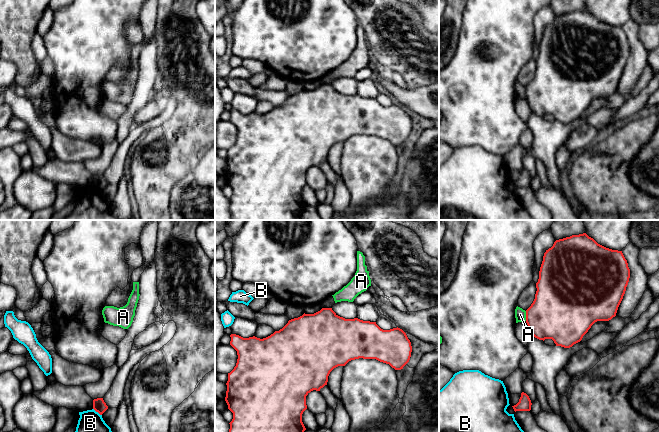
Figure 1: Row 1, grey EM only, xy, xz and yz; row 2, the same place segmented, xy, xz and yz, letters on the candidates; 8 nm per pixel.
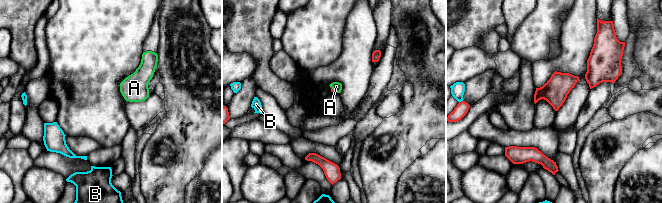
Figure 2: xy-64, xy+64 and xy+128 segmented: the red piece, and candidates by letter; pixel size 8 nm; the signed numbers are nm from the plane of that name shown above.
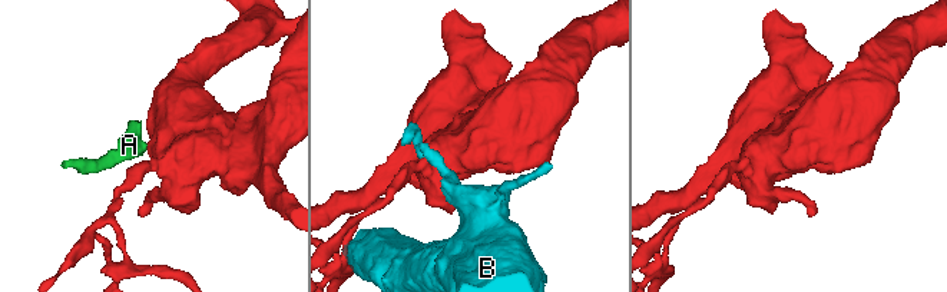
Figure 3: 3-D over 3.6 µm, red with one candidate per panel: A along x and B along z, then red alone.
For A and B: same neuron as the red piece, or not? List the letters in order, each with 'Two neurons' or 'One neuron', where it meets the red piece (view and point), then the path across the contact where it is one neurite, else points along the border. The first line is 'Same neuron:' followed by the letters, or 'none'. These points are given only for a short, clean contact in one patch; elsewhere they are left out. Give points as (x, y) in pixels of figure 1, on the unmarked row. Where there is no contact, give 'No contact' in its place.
Same neuron: none
A: Two neurons. Touches red at yz (526, 92). Boundary: yz (525, 87), (526, 96)
B: Two neurons. Touches red at xy (97, 187)

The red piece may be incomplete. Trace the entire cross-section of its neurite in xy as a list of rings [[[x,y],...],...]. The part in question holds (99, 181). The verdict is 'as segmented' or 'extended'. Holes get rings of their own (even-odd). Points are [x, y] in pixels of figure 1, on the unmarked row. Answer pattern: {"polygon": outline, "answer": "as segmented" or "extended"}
{"polygon": [[[97,174],[93,176],[93,185],[102,191],[108,185],[108,182],[104,178],[103,174]]], "answer": "as segmented"}

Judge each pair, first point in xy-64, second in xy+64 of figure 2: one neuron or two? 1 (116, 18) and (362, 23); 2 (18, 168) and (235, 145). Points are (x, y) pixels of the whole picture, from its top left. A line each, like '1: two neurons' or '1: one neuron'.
1: two neurons
2: one neuron

